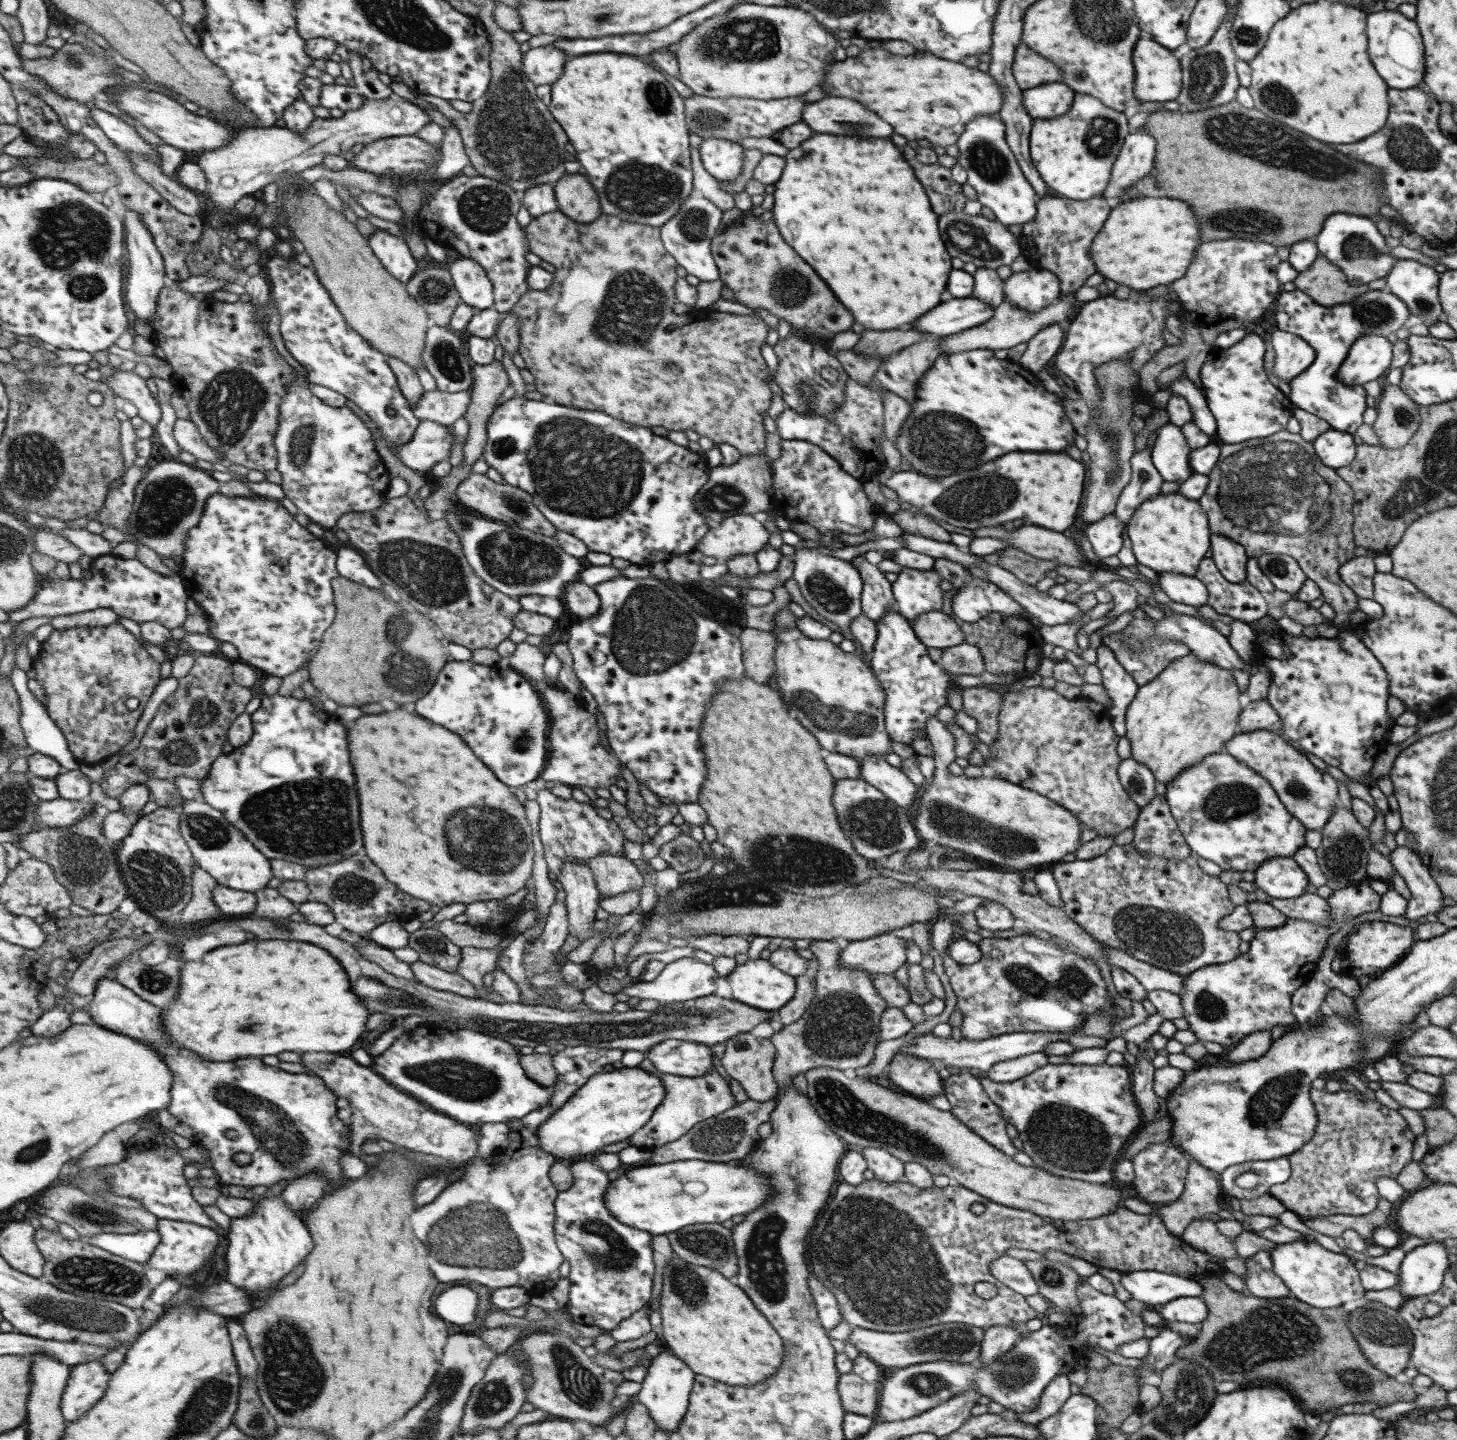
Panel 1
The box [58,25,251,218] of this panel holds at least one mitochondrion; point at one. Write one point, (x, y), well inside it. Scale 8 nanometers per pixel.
(74, 59)

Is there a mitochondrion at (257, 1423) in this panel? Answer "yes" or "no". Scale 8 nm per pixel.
yes

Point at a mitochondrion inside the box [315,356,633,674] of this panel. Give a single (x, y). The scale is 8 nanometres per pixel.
(432, 576)

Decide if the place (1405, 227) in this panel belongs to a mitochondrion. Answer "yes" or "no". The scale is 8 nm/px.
no

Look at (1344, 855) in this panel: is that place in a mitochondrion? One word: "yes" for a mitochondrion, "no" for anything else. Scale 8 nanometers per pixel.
yes

